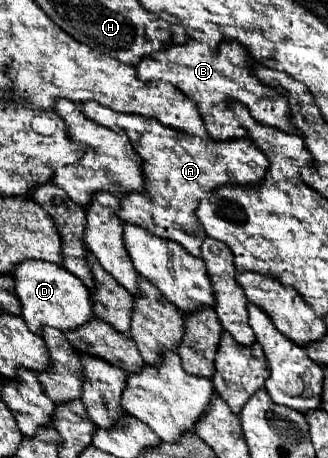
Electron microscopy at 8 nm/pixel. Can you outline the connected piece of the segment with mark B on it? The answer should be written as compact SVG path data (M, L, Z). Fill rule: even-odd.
M189 38L185 44L173 44L167 46L147 58L143 58L137 64L137 76L143 82L149 80L163 80L179 88L185 96L195 100L199 114L203 116L203 126L207 128L207 134L213 140L233 140L233 138L245 138L247 132L241 128L241 124L235 120L233 112L227 108L227 100L237 100L243 106L249 108L251 116L263 124L277 126L283 132L299 134L287 120L289 120L289 104L283 96L279 96L275 90L261 86L261 82L253 76L249 68L249 54L241 44L235 44L235 40L223 40L217 50L211 50L209 44L201 44L193 38Z

